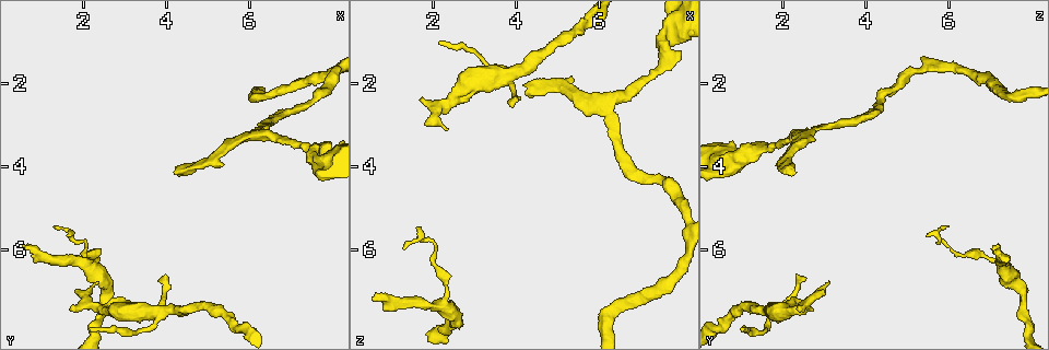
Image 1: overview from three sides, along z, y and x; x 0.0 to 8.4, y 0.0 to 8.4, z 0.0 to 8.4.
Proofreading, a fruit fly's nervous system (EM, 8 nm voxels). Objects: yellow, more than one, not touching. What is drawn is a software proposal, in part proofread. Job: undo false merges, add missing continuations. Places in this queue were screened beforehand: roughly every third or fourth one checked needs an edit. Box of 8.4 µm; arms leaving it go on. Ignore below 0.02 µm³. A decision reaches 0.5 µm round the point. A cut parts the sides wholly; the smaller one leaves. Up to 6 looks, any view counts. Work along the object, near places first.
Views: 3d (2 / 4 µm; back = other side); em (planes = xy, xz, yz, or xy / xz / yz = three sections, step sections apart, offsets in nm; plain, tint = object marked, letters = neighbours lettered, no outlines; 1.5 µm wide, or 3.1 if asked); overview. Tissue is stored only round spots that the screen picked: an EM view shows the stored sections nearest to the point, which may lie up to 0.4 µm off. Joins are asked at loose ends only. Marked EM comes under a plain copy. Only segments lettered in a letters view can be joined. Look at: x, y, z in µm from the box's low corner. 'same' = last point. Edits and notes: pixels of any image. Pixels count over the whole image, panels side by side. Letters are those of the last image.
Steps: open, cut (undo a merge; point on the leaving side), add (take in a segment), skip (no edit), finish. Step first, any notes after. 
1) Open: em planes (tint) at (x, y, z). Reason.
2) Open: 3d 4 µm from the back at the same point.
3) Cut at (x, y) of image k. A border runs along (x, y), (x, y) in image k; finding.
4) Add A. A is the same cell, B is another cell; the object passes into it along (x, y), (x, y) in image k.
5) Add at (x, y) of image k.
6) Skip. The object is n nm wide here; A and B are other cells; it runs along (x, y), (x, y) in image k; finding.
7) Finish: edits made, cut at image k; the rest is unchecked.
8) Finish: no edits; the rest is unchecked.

Open: em xz step 4 (tint) at (4.20, 4.10, 2.10).

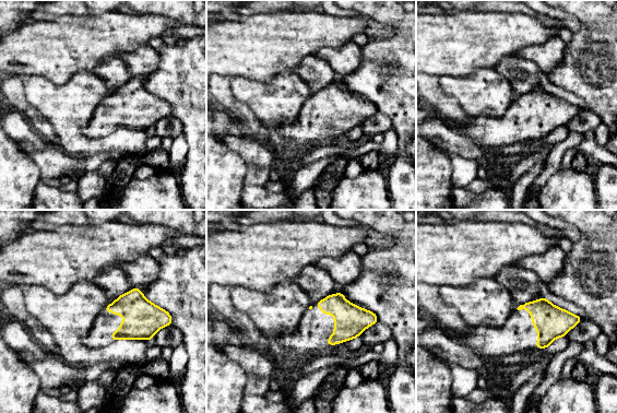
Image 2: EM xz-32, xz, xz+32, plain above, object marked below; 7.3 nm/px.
Open: em planes (tint) at the same point. Another direction.

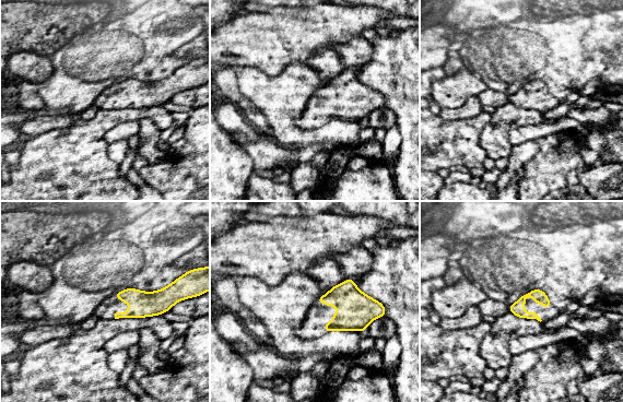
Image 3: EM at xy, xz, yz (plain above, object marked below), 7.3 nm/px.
Open: em planes (letters) at the same point.

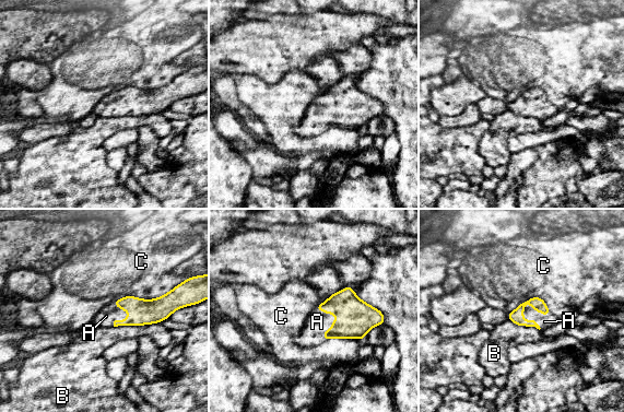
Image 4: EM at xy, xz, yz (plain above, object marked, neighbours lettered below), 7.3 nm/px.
Add A. A is the same cell, B and C are other cells; the object passes into it along (538, 304), (532, 306), (544, 321) in image 4; it goes on there.

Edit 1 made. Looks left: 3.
Open: overview.

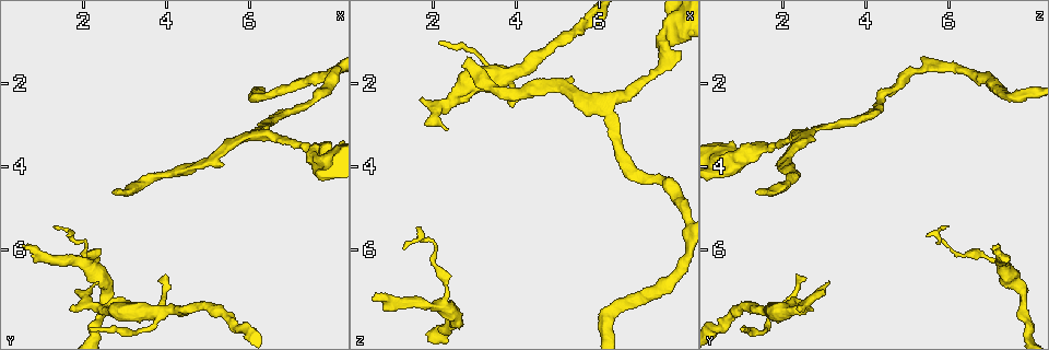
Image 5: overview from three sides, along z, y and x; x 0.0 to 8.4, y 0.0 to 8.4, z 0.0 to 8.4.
Open: em xz step 4 (letters) at (1.75, 7.50, 2.45).

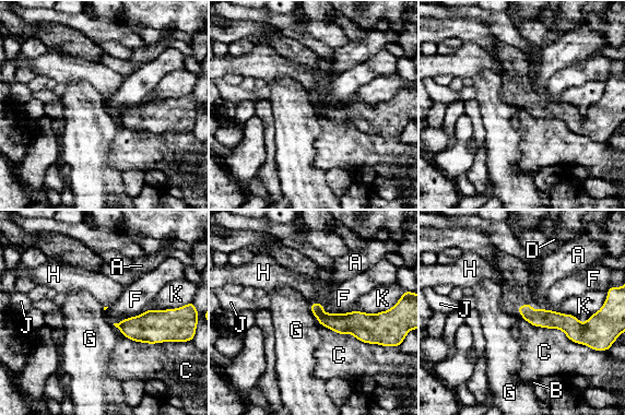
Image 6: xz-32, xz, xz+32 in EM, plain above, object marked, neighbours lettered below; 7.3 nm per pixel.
Open: em planes (letters) at the same point.

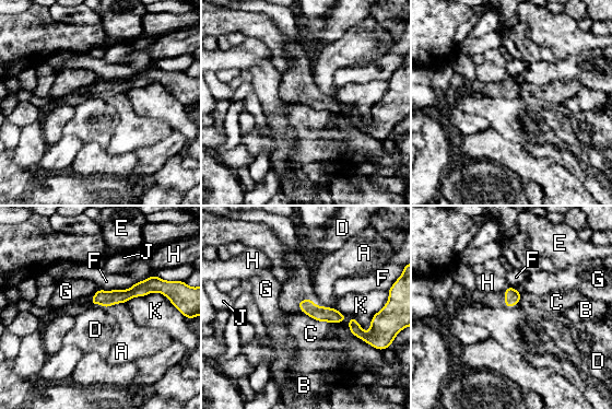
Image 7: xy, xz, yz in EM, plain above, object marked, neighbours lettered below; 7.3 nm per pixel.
Skip. A, B, C, D, E, F, G, H, J and K are other cells; a border runs along (505, 305), (513, 307) in image 7; no lettered segment goes on from it.

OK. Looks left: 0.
Finish: edits made, add at image 4; the rest is unchecked.

